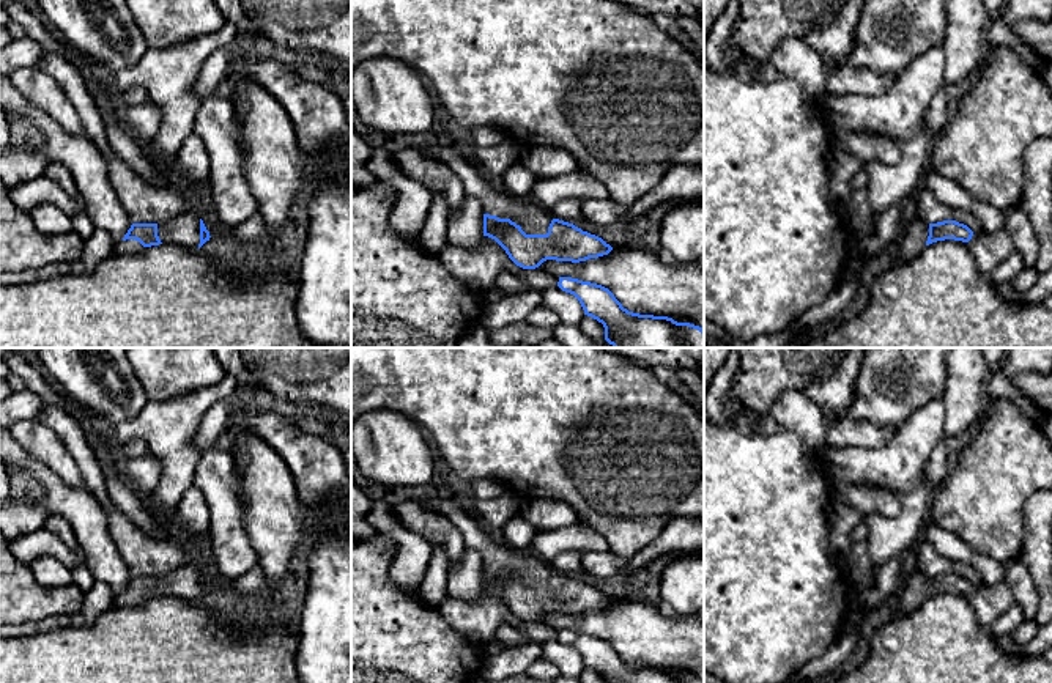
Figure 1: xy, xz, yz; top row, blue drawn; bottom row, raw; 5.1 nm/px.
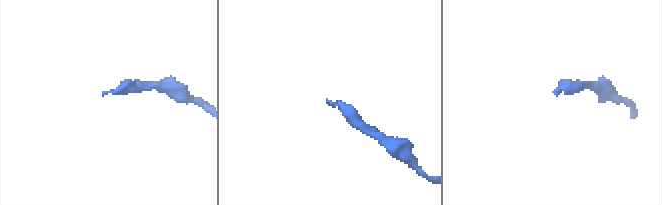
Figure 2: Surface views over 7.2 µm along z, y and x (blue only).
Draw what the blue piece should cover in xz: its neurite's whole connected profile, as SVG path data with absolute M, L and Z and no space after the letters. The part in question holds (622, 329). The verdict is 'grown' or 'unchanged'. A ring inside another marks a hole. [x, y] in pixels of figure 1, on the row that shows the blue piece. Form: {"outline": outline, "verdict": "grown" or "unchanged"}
{"outline": "M559 277L557 286L580 301L584 315L603 324L605 340L614 348L704 348L702 327L628 312L602 285Z", "verdict": "unchanged"}

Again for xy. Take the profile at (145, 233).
{"outline": "M189 209L162 223L132 223L124 238L115 242L113 255L140 253L159 244L200 249L209 238L198 212Z", "verdict": "grown"}

